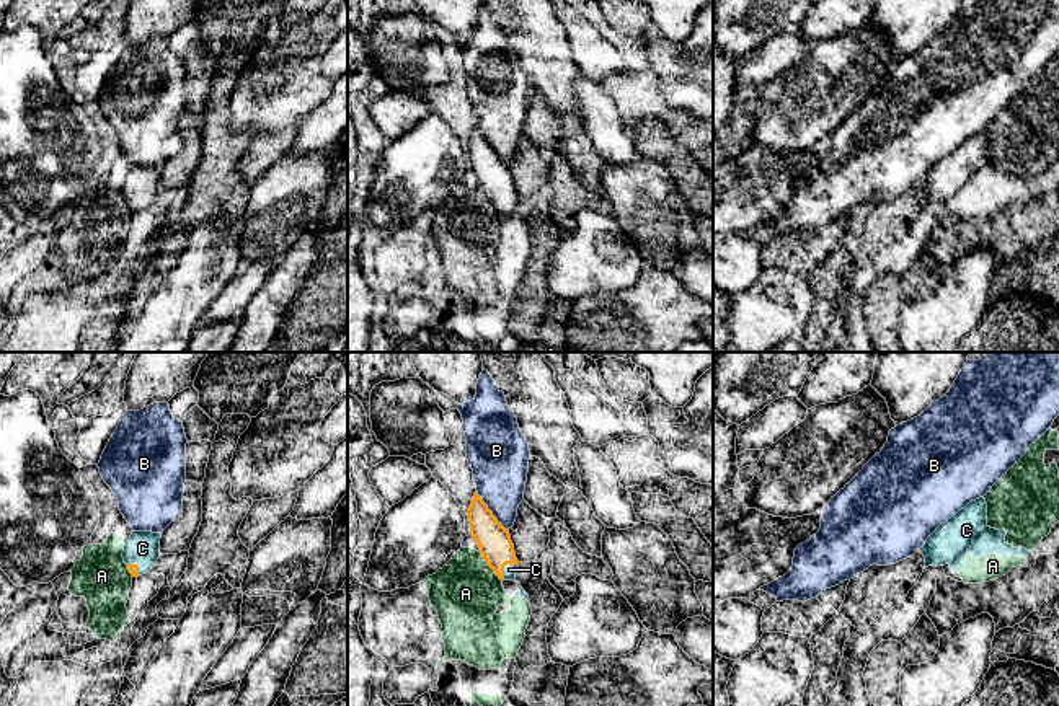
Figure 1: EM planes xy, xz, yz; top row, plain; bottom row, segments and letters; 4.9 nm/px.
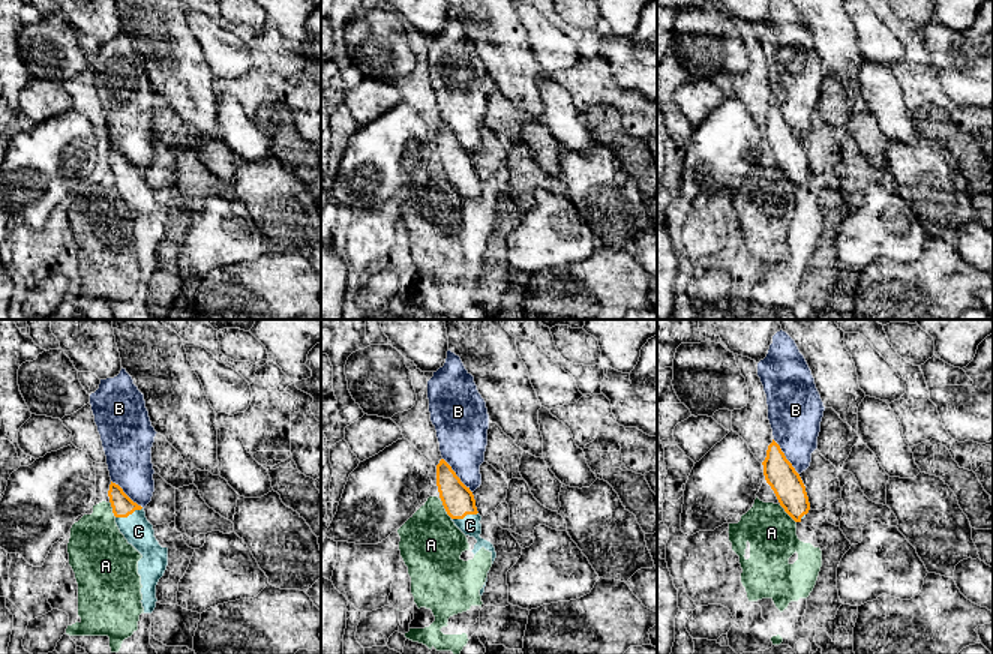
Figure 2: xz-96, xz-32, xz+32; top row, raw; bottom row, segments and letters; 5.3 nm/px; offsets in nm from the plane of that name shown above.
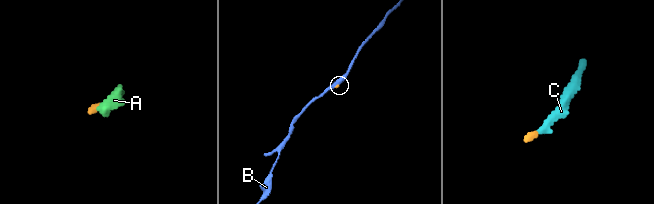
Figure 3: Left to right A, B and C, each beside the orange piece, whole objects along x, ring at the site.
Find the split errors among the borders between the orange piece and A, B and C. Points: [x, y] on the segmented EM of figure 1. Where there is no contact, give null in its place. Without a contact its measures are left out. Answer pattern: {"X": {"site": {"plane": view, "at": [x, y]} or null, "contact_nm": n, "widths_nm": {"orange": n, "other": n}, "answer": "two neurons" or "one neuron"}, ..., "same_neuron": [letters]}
{"A": {"site": {"plane": "xz", "at": [488, 564]}, "contact_nm": 190, "widths_nm": {"orange": 160, "other": 340}, "answer": "two neurons"}, "B": {"site": {"plane": "xz", "at": [490, 511]}, "contact_nm": 240, "widths_nm": {"orange": 160, "other": 280}, "answer": "two neurons"}, "C": {"site": {"plane": "xz", "at": [503, 568]}, "contact_nm": 110, "widths_nm": {"orange": 160, "other": 60}, "answer": "one neuron"}, "same_neuron": ["C"]}

